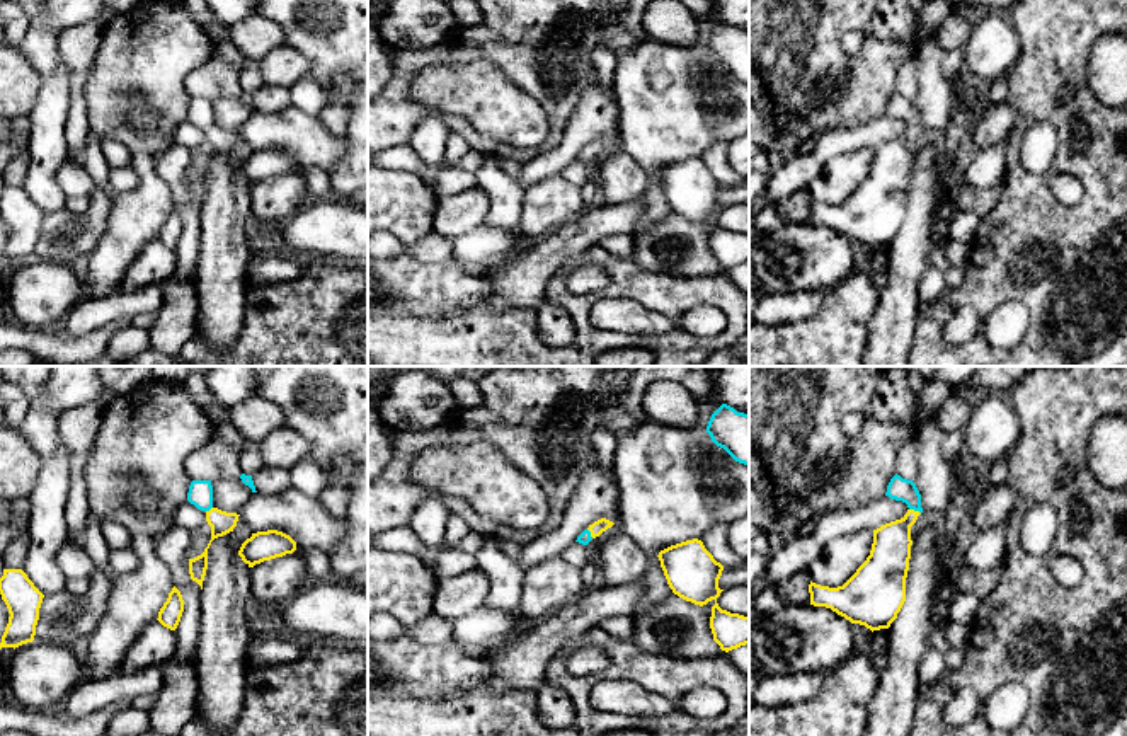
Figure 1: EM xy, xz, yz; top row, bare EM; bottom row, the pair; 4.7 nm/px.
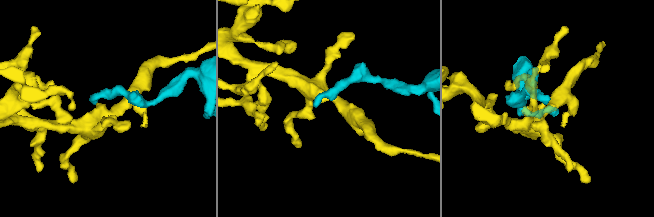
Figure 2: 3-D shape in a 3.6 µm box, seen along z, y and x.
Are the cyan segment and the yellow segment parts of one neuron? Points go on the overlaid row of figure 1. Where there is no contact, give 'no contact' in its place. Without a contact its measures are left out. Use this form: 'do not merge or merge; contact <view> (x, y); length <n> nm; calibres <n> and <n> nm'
merge; contact yz (915, 510); length 60 nm; calibres 110 and 190 nm

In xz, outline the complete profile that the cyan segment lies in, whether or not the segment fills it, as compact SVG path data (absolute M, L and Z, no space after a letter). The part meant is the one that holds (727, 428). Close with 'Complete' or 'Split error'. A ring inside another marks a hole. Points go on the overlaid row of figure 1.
M722 404L710 417L707 433L735 462L749 467L749 414Z. Complete

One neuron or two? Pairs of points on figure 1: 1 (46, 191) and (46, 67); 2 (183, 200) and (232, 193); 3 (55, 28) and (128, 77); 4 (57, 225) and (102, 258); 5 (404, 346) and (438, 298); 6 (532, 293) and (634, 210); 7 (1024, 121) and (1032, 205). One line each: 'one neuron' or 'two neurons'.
1: two neurons
2: two neurons
3: two neurons
4: two neurons
5: one neuron
6: one neuron
7: one neuron

